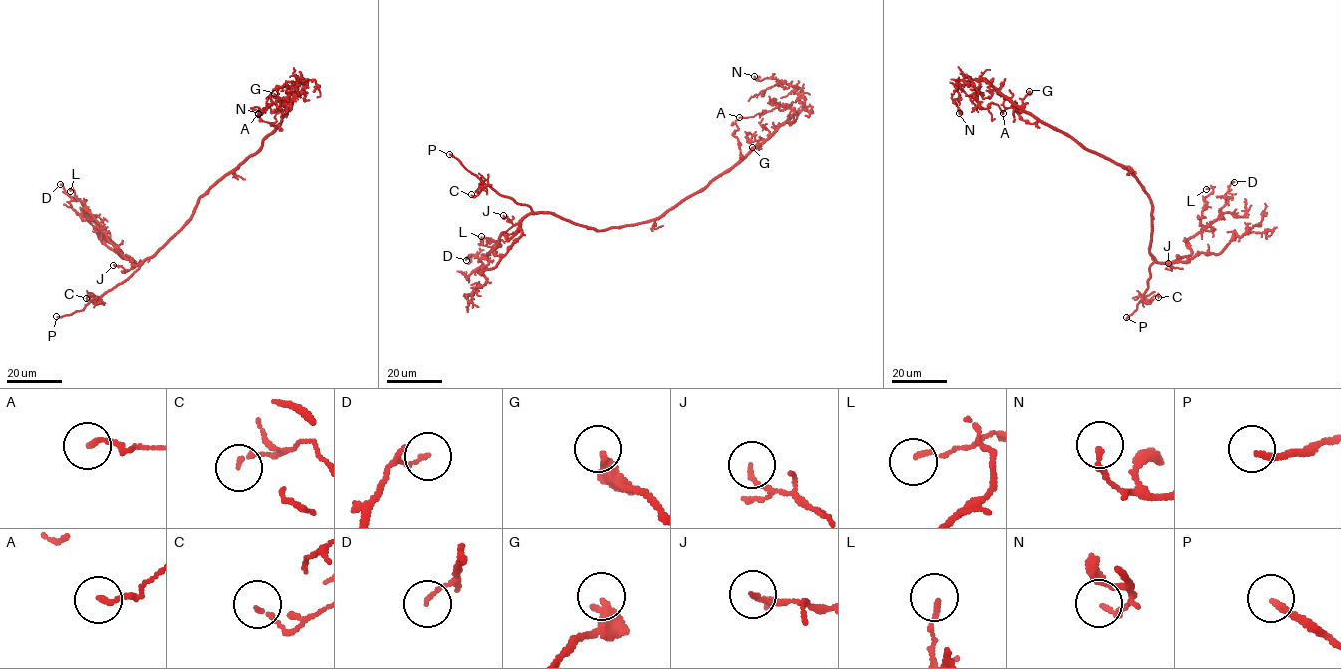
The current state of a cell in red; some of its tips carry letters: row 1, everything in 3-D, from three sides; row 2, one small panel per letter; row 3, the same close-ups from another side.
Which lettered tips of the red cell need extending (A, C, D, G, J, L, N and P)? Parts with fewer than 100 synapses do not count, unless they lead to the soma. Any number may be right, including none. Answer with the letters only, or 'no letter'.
P

